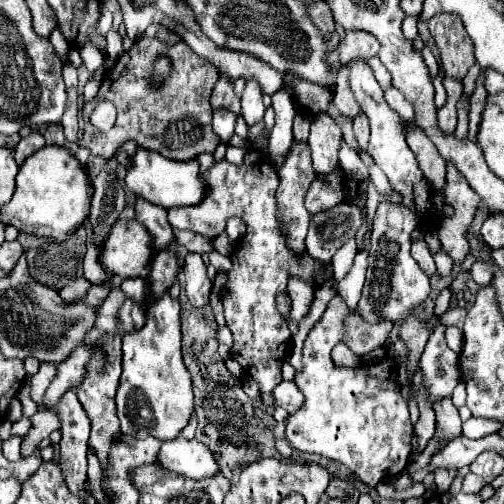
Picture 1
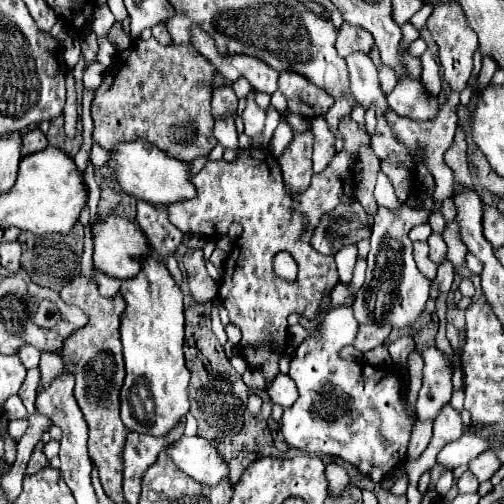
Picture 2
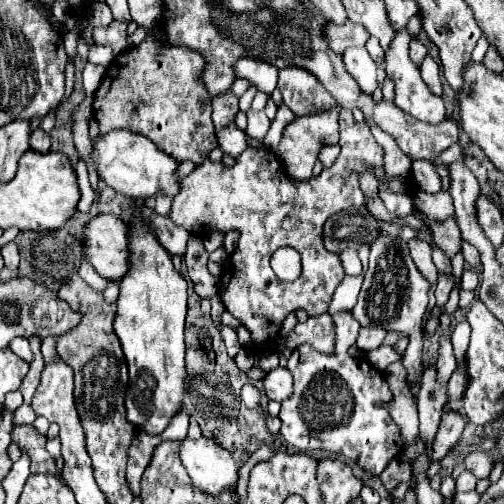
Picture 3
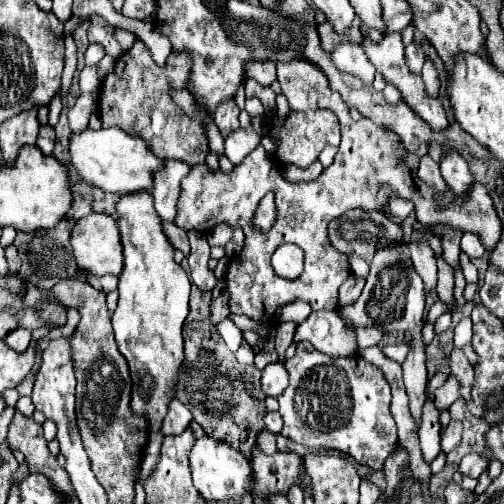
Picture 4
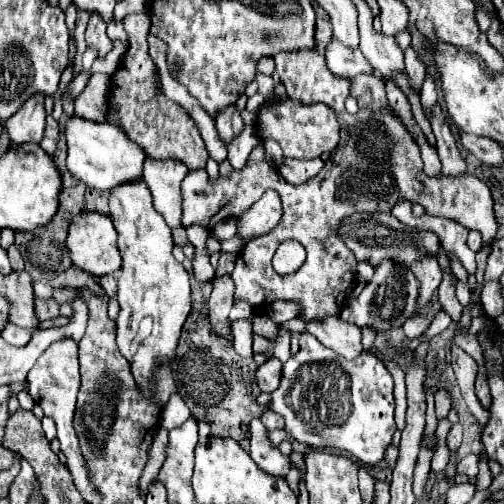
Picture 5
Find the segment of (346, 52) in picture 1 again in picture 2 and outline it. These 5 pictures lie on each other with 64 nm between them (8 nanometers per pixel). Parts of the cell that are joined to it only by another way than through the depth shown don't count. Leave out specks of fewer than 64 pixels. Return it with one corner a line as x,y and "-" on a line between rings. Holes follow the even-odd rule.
344,22
336,30
336,50
342,58
346,58
348,54
352,54
356,50
368,52
372,48
372,44
374,44
372,34
360,26
352,26
352,24

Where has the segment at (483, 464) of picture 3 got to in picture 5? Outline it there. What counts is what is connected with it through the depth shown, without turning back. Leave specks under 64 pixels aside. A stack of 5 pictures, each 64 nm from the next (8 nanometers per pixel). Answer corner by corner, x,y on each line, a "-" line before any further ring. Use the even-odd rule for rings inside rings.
468,454
458,462
458,474
466,474
470,480
478,474
478,454

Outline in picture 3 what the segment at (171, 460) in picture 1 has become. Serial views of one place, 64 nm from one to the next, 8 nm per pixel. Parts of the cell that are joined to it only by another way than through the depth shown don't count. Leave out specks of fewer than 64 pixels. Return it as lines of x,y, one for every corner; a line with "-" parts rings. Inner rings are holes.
186,438
180,446
180,460
184,460
184,466
192,478
192,482
206,494
212,496
220,496
224,490
234,490
240,478
240,466
236,464
234,456
230,450
226,450
224,446
220,446
216,440
212,438
198,438
198,440
190,440

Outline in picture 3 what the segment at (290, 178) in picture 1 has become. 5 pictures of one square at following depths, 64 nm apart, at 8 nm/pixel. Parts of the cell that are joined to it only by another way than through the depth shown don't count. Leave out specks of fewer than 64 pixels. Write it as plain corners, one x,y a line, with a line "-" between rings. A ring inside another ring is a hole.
338,108
328,110
328,112
320,112
320,114
312,114
312,116
300,116
294,118
286,128
284,128
284,136
280,140
280,146
276,150
276,158
284,164
286,174
292,180
308,180
312,174
312,168
316,164
318,152
324,144
338,144

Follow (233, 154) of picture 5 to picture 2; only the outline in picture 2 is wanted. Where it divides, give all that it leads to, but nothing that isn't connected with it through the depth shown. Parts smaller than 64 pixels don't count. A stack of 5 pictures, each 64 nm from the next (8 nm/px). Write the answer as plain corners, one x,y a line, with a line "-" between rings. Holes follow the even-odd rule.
234,116
224,118
224,120
216,120
214,122
214,136
218,140
218,144
222,144
228,150
238,150
238,132
234,126

